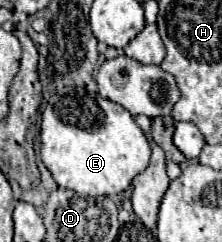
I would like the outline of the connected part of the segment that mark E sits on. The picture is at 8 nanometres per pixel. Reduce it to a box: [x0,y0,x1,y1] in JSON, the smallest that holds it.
[40,87,150,195]

